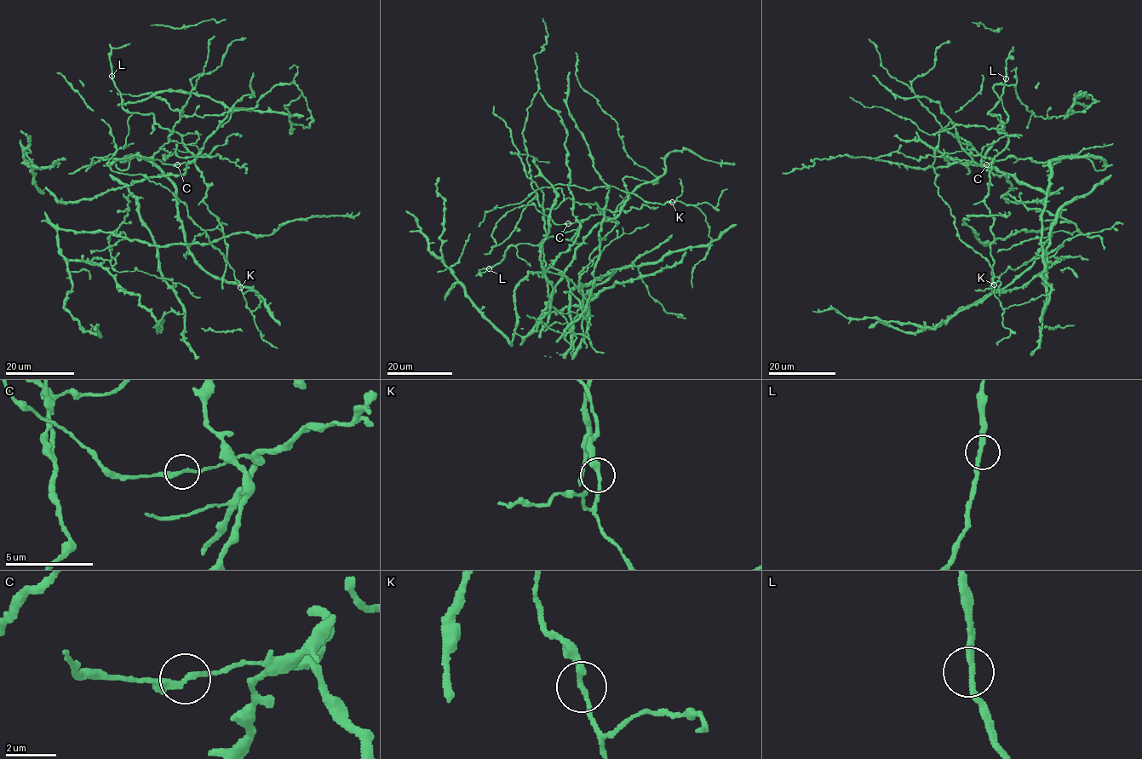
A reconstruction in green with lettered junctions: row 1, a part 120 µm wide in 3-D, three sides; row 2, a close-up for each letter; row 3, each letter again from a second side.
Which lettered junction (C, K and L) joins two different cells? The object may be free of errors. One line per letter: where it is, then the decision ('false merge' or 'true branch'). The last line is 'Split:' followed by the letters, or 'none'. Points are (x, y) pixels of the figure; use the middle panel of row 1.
C: (568, 223) | true branch
K: (672, 202) | true branch
L: (489, 268) | true branch
Split: none

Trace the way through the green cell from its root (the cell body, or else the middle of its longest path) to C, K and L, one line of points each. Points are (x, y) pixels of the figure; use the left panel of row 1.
C: (131, 156), (174, 185), (189, 254), (258, 294), (255, 310), (226, 267), (203, 176), (192, 162), (177, 163)
K: (131, 156), (147, 158), (174, 185), (189, 254), (212, 275), (249, 287), (259, 307), (250, 310), (240, 287)
L: (131, 156), (174, 185), (189, 254), (259, 307), (226, 267), (195, 155), (152, 113), (123, 108), (111, 76)

